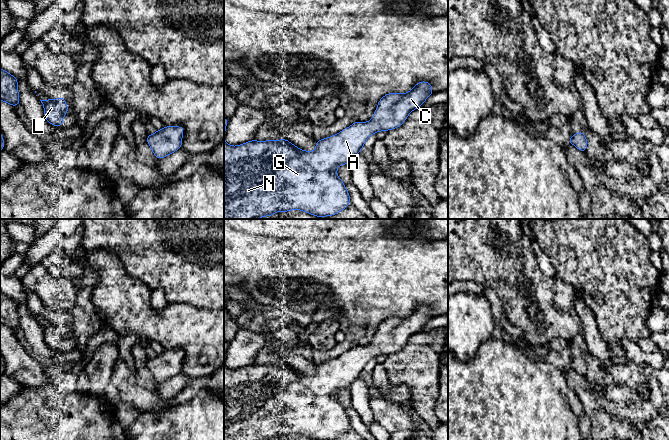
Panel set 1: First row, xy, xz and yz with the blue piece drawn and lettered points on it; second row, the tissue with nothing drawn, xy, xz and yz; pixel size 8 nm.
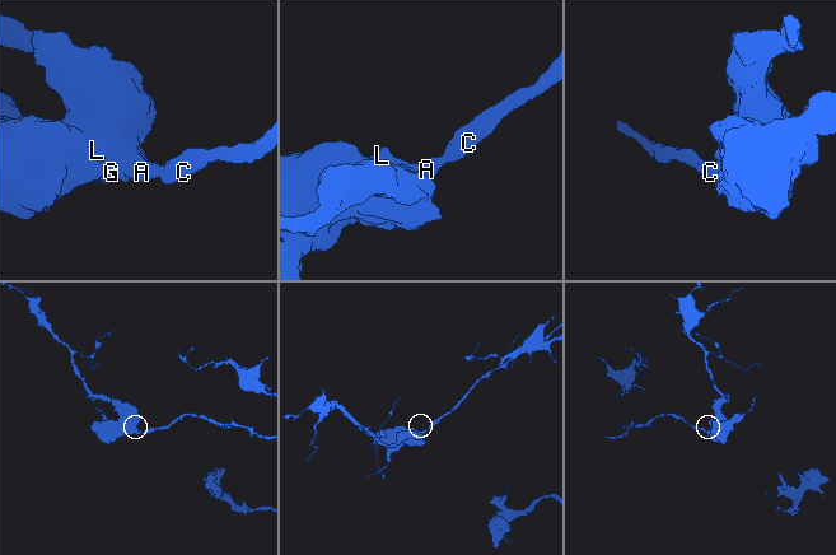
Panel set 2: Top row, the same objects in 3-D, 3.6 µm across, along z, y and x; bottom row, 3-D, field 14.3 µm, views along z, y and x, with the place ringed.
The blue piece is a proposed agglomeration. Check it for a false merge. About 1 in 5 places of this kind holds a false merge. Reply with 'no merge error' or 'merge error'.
no merge error

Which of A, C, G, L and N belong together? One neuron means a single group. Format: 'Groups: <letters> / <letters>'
Groups: A C G L N

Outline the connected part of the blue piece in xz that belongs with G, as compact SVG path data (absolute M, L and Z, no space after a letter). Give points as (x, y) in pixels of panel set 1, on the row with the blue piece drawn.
M427 81L418 82L407 93L385 94L378 101L370 121L354 122L335 135L315 141L315 151L302 150L285 138L276 141L253 139L236 146L229 145L224 138L224 219L259 219L273 216L276 212L290 210L301 210L321 218L340 213L349 207L351 200L344 182L337 175L337 168L349 164L351 159L360 153L371 135L400 127L409 114L420 108L432 94L433 87Z

